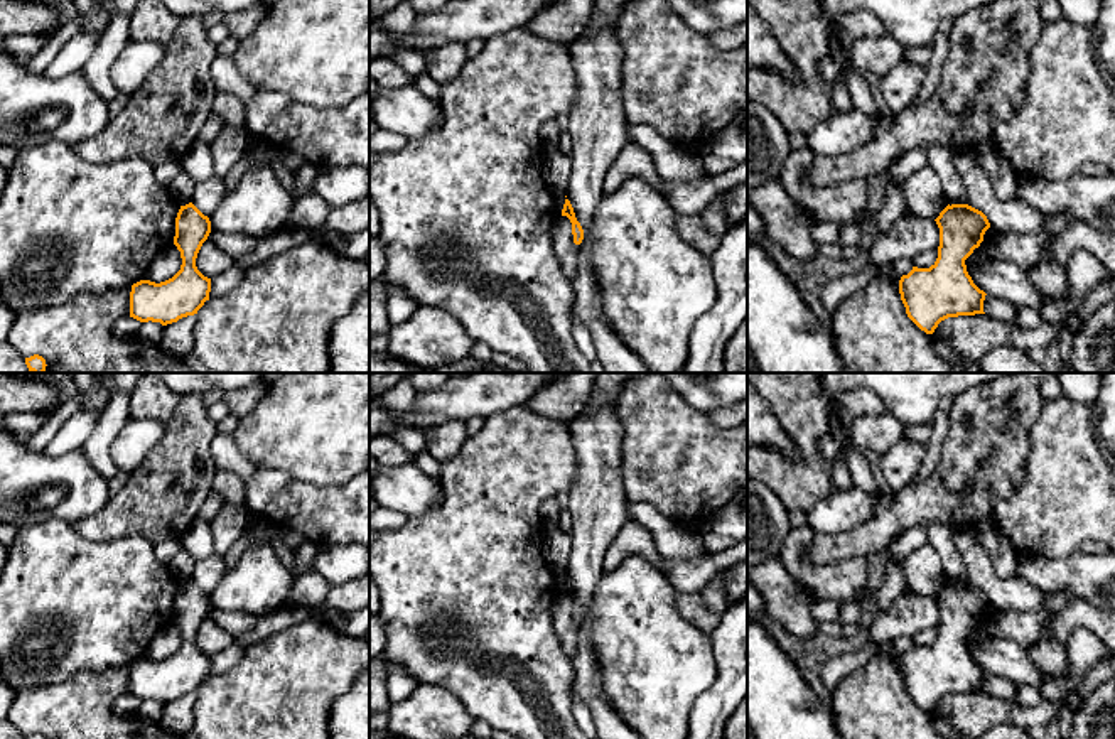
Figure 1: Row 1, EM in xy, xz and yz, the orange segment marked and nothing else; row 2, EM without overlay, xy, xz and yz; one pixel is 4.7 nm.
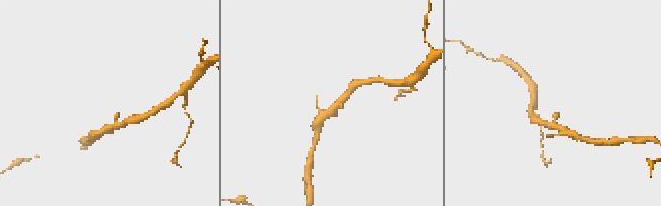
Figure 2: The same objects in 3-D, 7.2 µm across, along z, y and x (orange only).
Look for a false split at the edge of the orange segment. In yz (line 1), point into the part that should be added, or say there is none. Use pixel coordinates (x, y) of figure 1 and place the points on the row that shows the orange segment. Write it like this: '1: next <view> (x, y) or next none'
1: next none

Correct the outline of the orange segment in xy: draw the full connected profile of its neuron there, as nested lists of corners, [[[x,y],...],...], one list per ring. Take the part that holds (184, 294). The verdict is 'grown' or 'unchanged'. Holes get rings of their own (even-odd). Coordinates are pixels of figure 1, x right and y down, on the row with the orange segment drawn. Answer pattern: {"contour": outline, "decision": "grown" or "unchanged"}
{"contour": [[[192,202],[180,206],[175,218],[174,245],[180,251],[180,270],[155,283],[140,280],[132,285],[130,317],[162,326],[194,316],[209,300],[211,278],[204,277],[196,258],[211,233],[211,221]]], "decision": "unchanged"}

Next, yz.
{"contour": [[[948,204],[935,221],[940,228],[936,262],[929,268],[913,267],[899,280],[906,314],[926,334],[933,334],[938,324],[948,317],[985,314],[983,300],[987,295],[973,283],[965,265],[965,260],[980,246],[990,228],[987,216],[968,204]]], "decision": "unchanged"}

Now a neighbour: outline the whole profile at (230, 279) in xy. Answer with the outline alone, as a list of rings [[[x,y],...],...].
[[[233,263],[228,270],[211,280],[209,299],[229,294],[243,282],[245,275],[246,270]]]

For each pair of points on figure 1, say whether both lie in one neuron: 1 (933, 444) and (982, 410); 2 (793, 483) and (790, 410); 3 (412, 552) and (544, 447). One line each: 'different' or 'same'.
1: different
2: same
3: same

